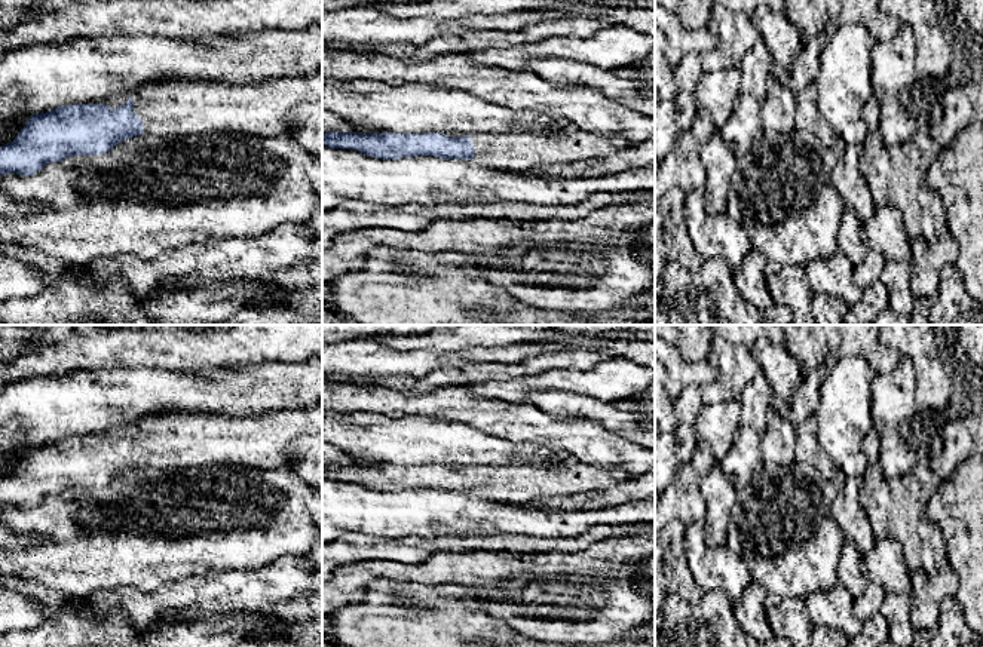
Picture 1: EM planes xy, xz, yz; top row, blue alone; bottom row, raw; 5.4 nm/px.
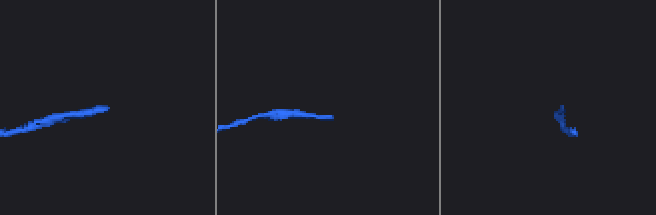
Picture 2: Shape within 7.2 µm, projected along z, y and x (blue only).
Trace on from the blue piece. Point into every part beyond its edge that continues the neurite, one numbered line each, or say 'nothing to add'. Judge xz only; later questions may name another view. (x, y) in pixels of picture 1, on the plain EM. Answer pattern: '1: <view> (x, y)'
1: xz (517, 484)

